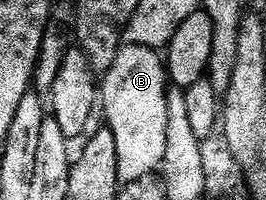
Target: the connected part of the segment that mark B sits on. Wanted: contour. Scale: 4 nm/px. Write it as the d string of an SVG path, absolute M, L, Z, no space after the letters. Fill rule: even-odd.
M123 45L114 58L110 70L105 71L100 82L100 110L106 113L105 125L116 136L116 160L118 161L118 181L125 184L135 182L155 173L164 160L164 144L168 132L168 71L163 55L153 46Z

